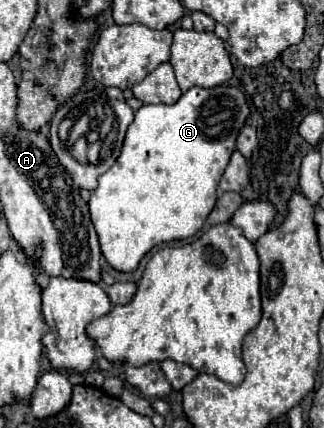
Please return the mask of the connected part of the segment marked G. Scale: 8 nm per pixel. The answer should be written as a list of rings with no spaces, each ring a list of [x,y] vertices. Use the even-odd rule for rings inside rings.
[[[219,85],[213,89],[193,87],[173,105],[143,105],[129,125],[121,155],[115,165],[99,177],[99,187],[91,191],[91,221],[99,235],[107,263],[123,273],[137,269],[139,261],[155,247],[173,239],[195,235],[217,199],[217,183],[235,149],[235,139],[249,115],[249,107],[239,89]]]

